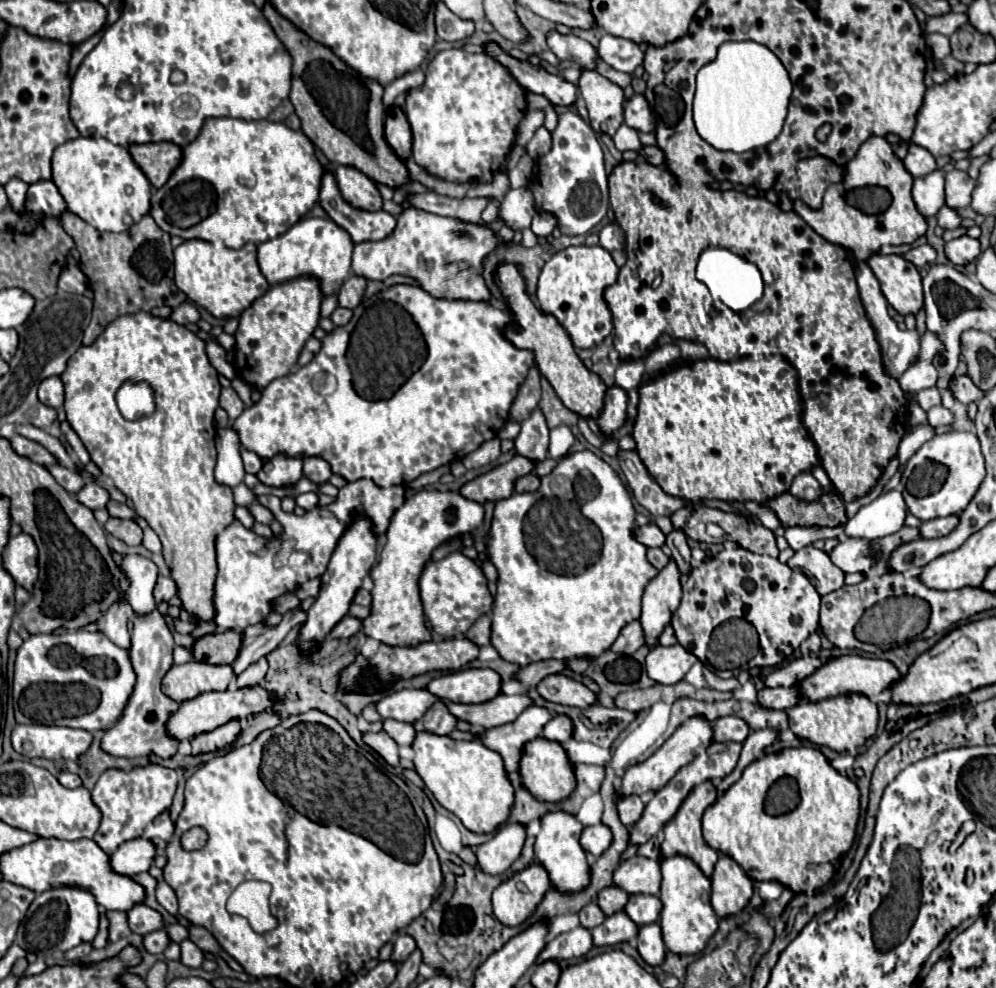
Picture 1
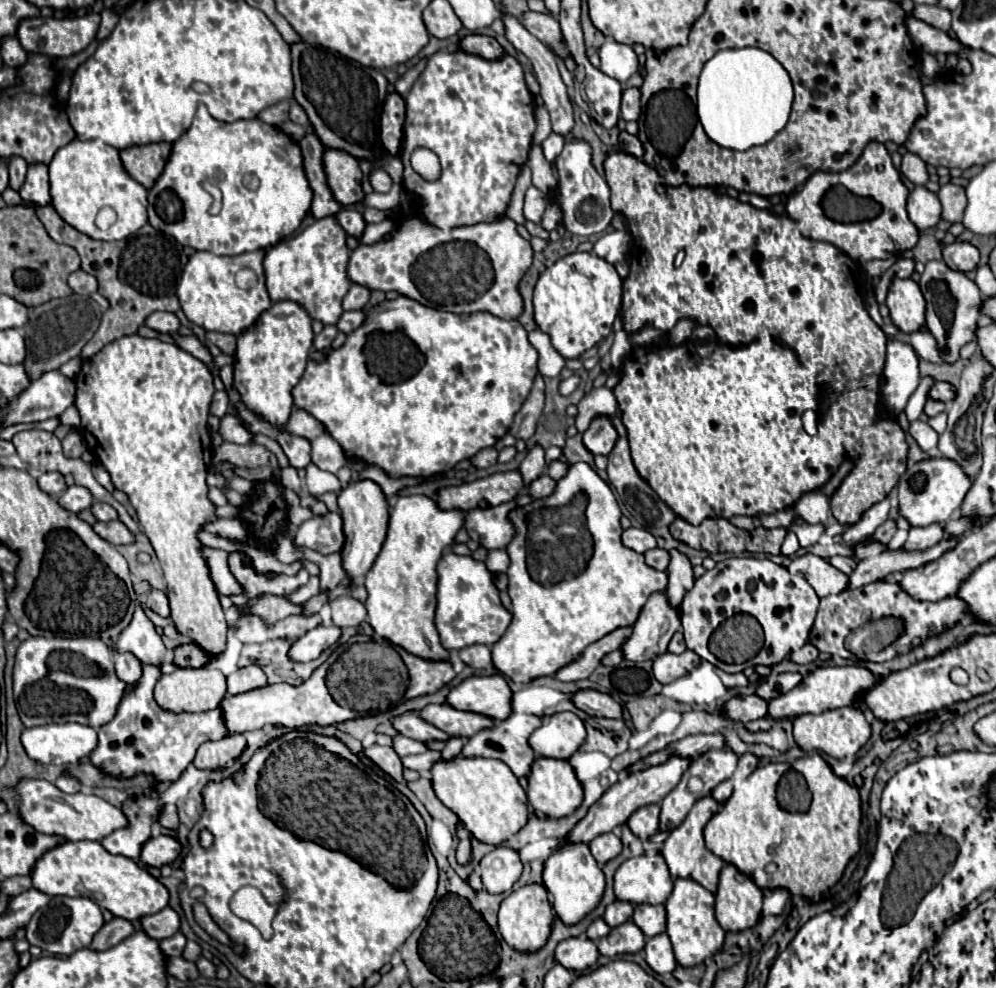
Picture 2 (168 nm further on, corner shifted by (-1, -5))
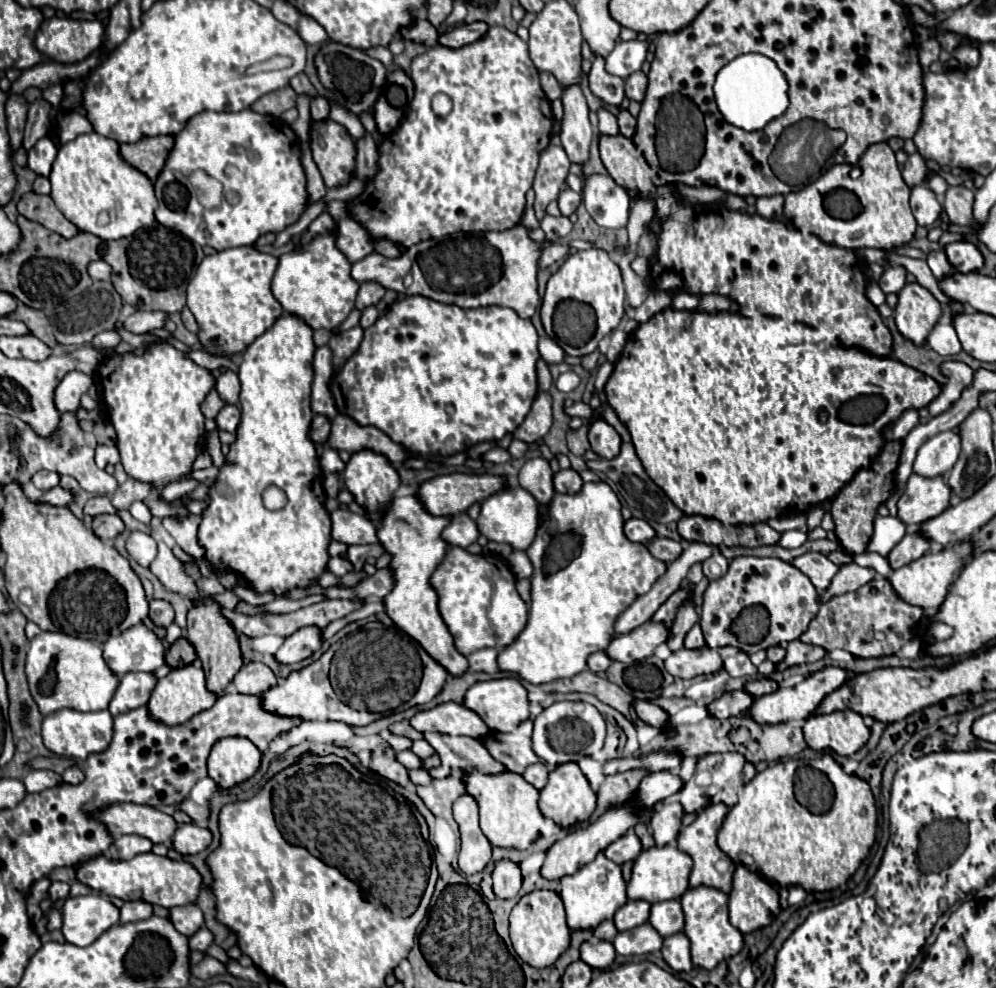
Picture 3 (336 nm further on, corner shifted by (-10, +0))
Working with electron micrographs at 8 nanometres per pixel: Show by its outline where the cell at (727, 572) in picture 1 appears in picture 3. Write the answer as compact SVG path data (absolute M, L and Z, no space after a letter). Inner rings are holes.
M738 556L730 562L728 574L720 580L712 580L704 592L704 604L700 610L700 626L710 648L730 646L734 644L748 656L766 650L770 646L778 646L782 642L792 642L800 638L800 634L808 628L810 620L818 612L818 592L814 590L810 578L806 578L798 568L778 558L756 558L756 556ZM762 604L770 610L770 630L768 635L758 642L749 645L738 642L734 634L730 634L730 622L744 610L745 606Z

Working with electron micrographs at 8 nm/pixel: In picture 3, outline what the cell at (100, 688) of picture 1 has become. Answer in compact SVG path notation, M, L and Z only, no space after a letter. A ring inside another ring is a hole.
M42 632L30 640L26 676L42 714L52 714L62 708L74 708L80 712L106 710L118 688L118 676L106 666L102 648L92 640L68 636L64 632Z

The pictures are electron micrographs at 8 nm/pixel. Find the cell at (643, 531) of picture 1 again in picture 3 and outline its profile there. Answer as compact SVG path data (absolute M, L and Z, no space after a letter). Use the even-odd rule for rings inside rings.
M630 518L630 520L626 520L626 524L624 524L624 534L628 536L628 540L640 542L640 544L648 544L648 542L656 536L656 532L652 530L652 526L650 526L648 522L640 520L640 518Z

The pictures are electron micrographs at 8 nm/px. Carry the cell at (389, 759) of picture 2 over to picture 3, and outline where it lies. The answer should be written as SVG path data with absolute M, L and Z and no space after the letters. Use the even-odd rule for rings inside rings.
M380 754L380 756L372 756L370 760L370 770L374 770L376 774L380 774L382 778L386 780L392 780L400 786L406 786L408 784L408 772L402 764L396 762L394 756L386 756L386 754Z

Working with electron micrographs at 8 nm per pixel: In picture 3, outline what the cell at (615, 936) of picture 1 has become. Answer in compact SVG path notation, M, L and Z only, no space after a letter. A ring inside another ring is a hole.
M648 922L634 930L618 932L612 942L616 946L616 952L622 956L640 956L662 948L662 936Z

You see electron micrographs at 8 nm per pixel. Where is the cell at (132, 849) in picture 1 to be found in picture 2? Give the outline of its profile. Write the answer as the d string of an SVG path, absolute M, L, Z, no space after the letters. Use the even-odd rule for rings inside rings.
M159 835L143 843L139 859L145 867L163 867L173 863L179 853L181 853L181 845L173 837Z

